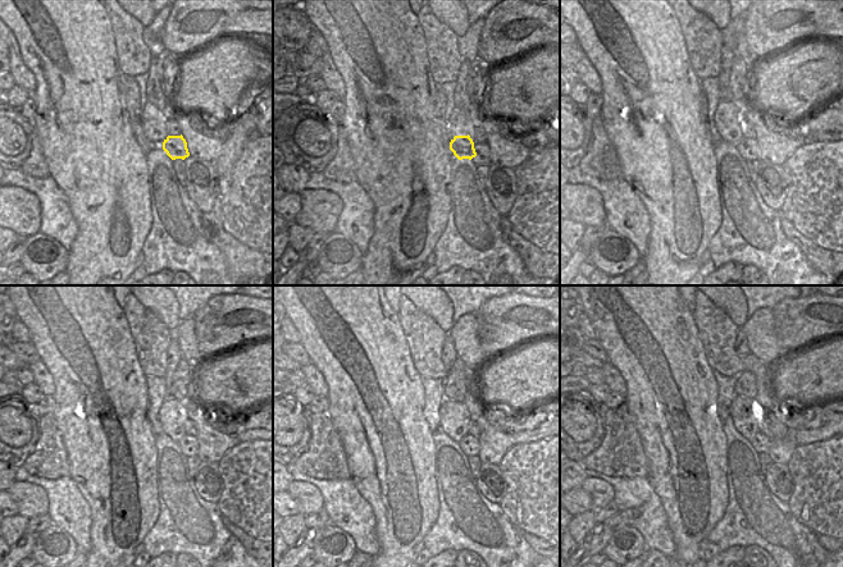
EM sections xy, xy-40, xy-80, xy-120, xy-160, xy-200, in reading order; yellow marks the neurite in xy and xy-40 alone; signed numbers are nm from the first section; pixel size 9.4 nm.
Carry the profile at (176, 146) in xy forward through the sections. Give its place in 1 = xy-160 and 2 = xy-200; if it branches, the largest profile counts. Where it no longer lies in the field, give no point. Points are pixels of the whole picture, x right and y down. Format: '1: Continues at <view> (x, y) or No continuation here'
1: Continues at xy-160 (469, 444)
2: Continues at xy-200 (760, 442).

